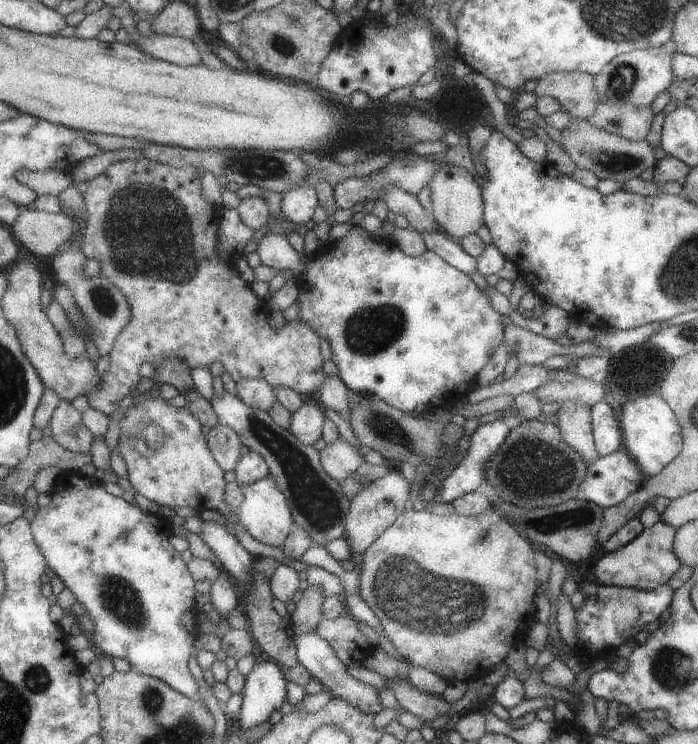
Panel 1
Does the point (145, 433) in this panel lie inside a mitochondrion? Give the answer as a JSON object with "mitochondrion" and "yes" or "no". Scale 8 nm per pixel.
{"mitochondrion":"yes"}

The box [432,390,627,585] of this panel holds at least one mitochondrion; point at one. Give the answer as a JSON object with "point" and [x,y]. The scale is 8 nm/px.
{"point":[520,462]}

